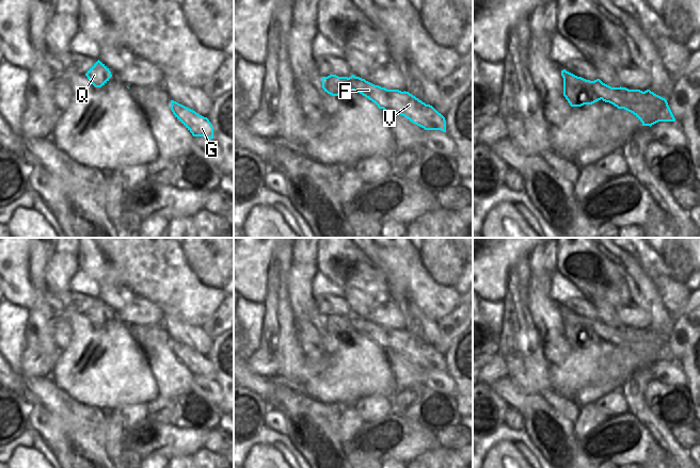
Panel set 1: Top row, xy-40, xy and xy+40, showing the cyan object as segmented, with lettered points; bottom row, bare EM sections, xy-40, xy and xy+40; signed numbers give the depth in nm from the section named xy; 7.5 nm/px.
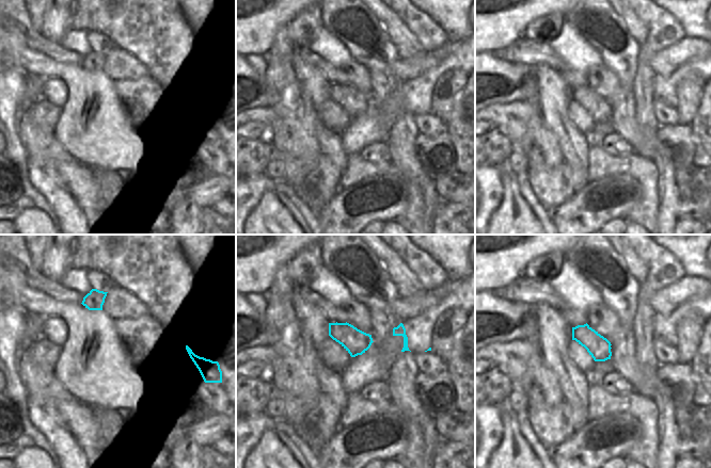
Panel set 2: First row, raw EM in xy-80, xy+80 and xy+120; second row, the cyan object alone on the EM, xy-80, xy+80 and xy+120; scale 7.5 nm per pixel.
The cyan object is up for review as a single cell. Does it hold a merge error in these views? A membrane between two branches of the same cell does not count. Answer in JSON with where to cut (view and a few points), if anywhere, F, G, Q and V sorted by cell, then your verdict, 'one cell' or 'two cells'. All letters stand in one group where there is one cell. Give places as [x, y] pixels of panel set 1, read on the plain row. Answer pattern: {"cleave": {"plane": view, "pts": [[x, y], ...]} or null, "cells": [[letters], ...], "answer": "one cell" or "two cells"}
{"cleave": {"plane": "xy+40", "pts": [[585, 319], [585, 322], [601, 337]]}, "cells": [["F", "G", "V"], ["Q"]], "answer": "two cells"}

